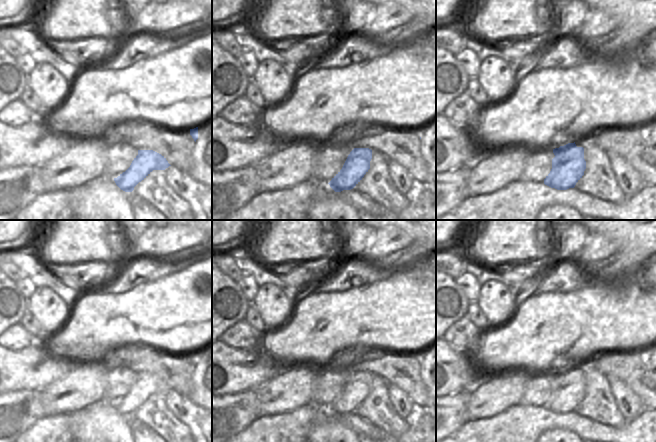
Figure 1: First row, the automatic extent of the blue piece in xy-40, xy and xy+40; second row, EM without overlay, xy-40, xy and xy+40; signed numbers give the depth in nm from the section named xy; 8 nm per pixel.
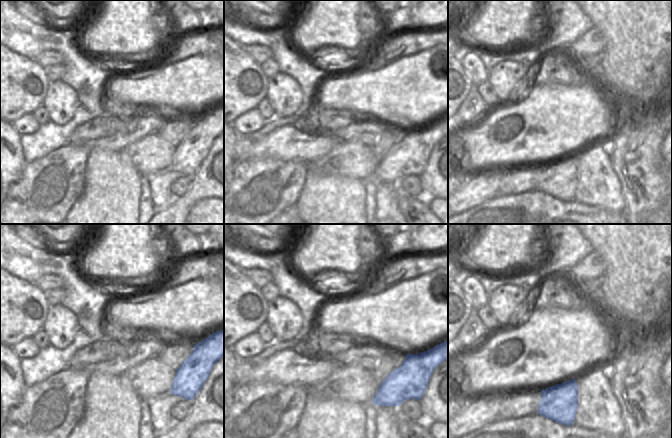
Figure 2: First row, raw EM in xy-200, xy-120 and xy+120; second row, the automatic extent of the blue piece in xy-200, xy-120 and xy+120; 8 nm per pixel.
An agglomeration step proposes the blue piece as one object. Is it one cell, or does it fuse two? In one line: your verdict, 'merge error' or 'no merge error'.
no merge error

